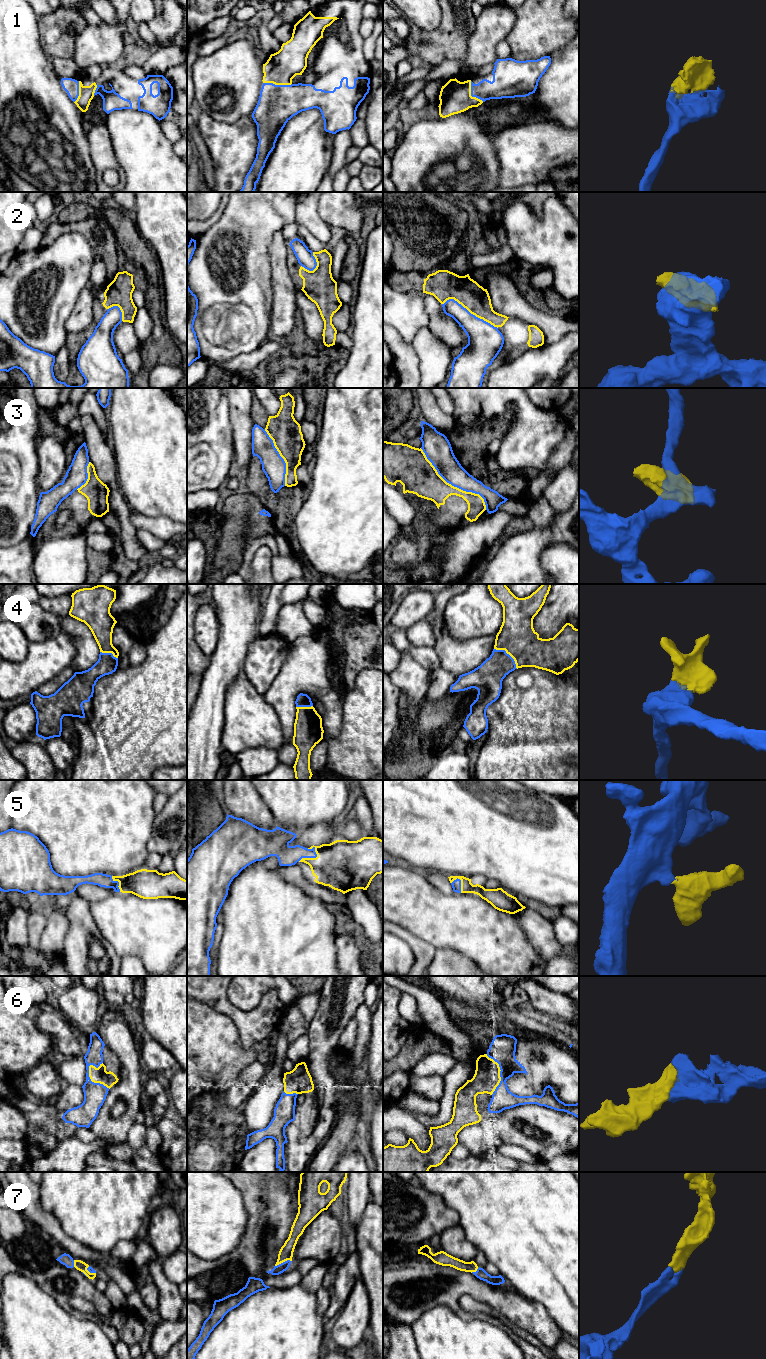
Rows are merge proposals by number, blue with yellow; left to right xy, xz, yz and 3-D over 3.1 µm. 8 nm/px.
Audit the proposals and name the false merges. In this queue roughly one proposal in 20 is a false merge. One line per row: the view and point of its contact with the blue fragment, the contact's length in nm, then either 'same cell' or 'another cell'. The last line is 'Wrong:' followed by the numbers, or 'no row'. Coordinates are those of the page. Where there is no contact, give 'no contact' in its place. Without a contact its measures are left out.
1: meets blue in xz at (277, 85); contact 240 nm long; same cell
2: meets blue in yz at (469, 312); contact 500 nm long; another cell
3: meets blue in yz at (453, 485); contact 750 nm long; another cell
4: meets blue in yz at (508, 654); contact 260 nm long; same cell
5: meets blue in xz at (311, 857); contact 180 nm long; same cell
6: meets blue in xy at (91, 1081); contact 260 nm long; same cell
7: meets blue in xz at (283, 1262); contact 140 nm long; same cell
Wrong: 2, 3

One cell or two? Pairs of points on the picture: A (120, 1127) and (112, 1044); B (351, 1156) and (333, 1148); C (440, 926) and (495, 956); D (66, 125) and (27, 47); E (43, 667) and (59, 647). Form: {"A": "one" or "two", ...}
{"A": "one", "B": "two", "C": "one", "D": "one", "E": "one"}

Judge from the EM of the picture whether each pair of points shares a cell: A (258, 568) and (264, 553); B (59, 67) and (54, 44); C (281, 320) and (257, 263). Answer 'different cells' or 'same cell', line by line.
A: same cell
B: different cells
C: different cells

